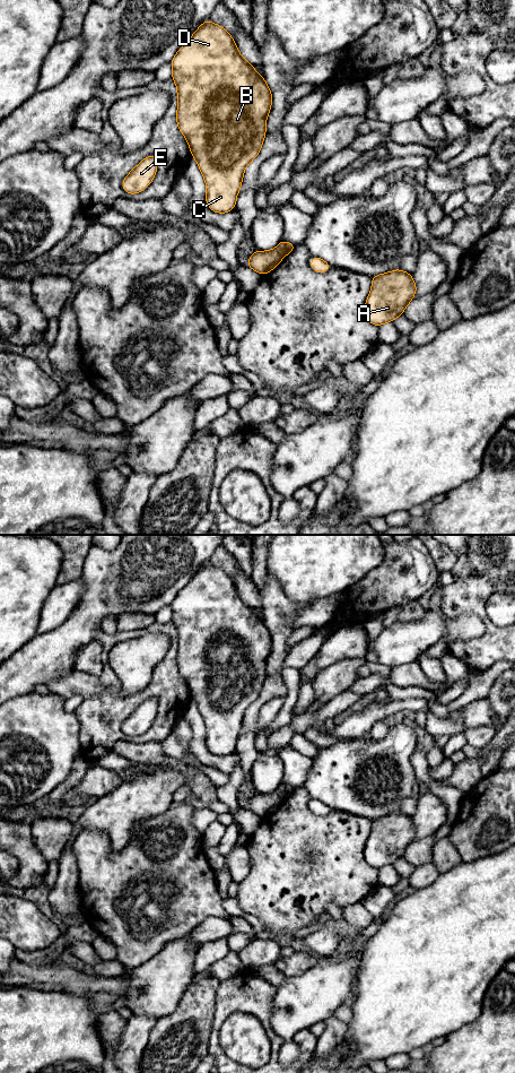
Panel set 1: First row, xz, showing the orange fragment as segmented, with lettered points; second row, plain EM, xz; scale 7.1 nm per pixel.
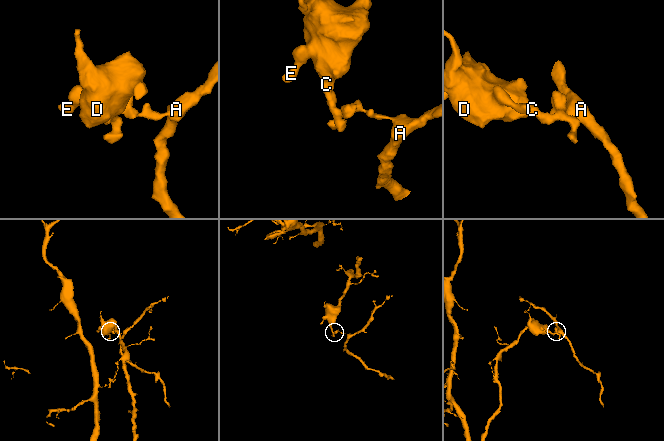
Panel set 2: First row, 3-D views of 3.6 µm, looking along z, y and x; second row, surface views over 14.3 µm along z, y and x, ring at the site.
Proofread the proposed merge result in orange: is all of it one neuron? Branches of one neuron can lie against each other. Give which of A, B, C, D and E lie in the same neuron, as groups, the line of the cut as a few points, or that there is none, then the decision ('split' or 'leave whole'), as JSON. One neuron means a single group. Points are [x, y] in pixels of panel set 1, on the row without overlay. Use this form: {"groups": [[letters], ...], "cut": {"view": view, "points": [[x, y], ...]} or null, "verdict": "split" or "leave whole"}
{"groups": [["A"], ["B", "C", "D", "E"]], "cut": {"view": "xz", "points": [[277, 789], [284, 798]]}, "verdict": "split"}

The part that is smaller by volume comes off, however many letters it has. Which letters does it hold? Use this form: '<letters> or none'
A

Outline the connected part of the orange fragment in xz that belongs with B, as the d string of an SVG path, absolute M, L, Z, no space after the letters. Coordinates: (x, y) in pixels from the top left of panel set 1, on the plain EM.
M209 562L201 566L171 604L177 630L176 665L204 720L209 751L219 756L236 751L245 710L259 698L272 637L255 611L239 596L232 578Z

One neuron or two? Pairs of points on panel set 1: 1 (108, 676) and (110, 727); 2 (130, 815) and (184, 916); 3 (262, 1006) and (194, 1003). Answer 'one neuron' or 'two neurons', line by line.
1: one neuron
2: two neurons
3: two neurons

